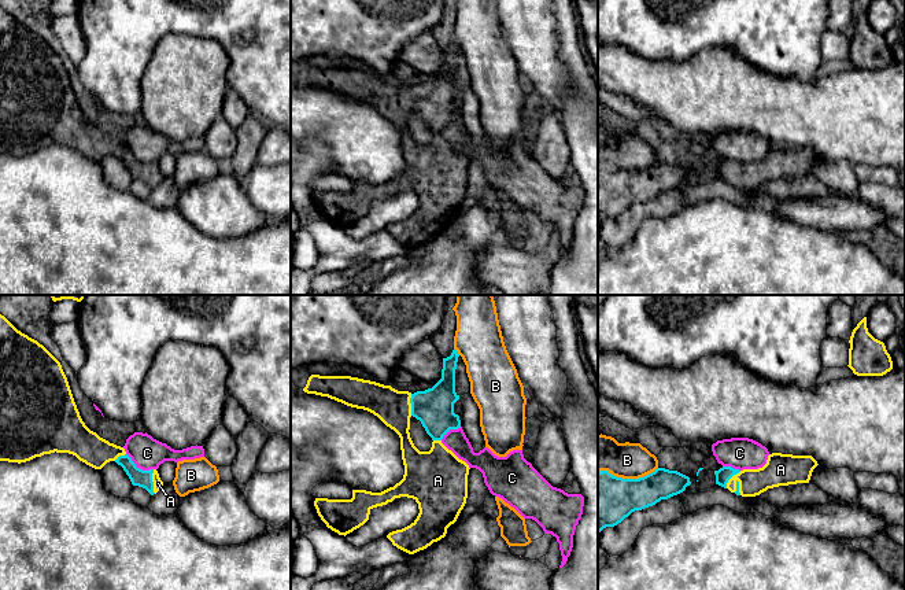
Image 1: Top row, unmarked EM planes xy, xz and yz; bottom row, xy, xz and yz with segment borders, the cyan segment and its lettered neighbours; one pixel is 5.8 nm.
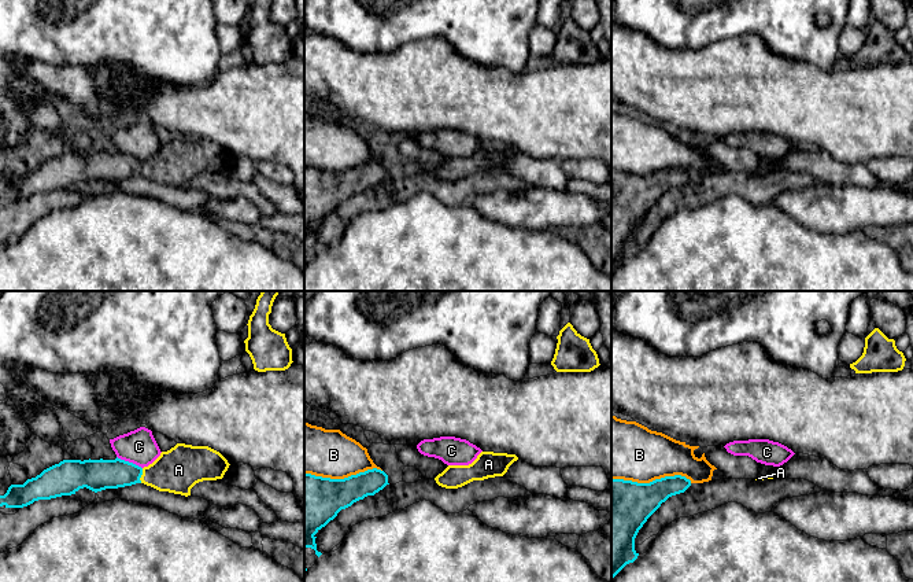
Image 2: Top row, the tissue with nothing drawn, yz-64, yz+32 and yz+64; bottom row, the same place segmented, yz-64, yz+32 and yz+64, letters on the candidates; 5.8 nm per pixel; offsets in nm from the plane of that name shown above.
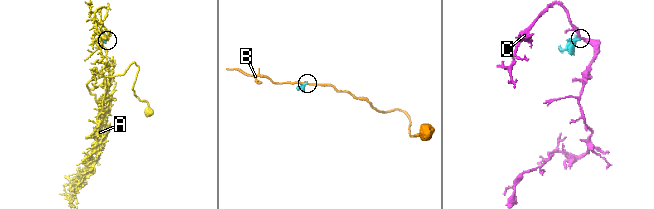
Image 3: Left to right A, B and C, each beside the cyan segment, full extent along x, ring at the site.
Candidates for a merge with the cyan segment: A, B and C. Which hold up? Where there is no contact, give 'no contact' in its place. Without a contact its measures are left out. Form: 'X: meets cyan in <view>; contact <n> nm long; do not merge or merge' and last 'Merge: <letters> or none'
A: meets cyan in xy; contact 140 nm long; merge
B: meets cyan in yz; contact 360 nm long; do not merge
C: meets cyan in xy; contact 190 nm long; do not merge
Merge: A

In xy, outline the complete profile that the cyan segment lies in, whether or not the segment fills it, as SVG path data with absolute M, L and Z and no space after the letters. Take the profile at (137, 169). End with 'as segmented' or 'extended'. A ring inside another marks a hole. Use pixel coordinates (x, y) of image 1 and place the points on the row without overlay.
M0 7L0 154L21 156L55 144L73 147L95 162L115 154L133 178L145 181L151 188L163 178L156 162L137 161L123 140L85 118L60 55Z | extended

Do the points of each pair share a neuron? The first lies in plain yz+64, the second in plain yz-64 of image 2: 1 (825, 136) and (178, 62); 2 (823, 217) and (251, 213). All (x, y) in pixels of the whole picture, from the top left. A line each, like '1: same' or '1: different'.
1: different
2: same

